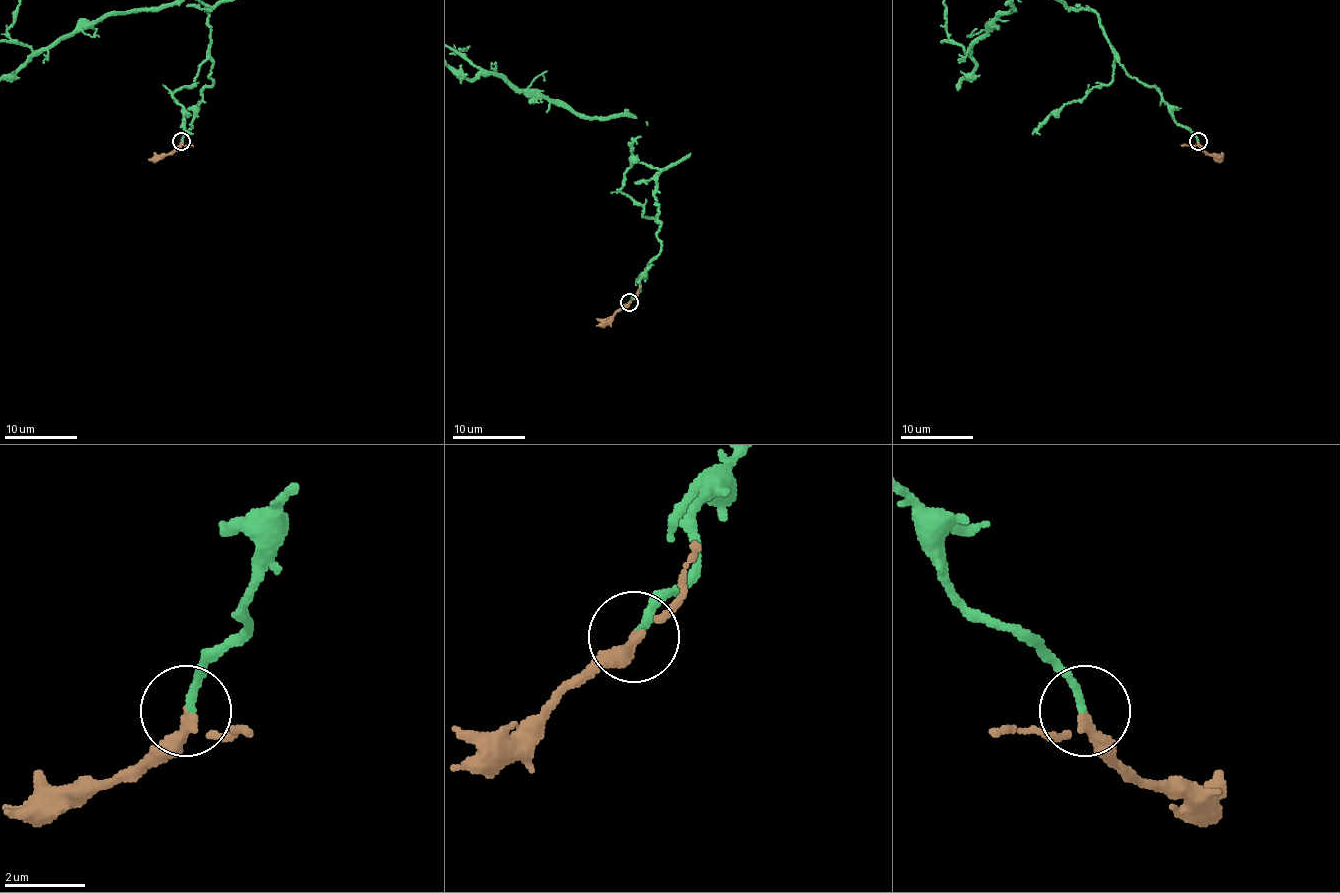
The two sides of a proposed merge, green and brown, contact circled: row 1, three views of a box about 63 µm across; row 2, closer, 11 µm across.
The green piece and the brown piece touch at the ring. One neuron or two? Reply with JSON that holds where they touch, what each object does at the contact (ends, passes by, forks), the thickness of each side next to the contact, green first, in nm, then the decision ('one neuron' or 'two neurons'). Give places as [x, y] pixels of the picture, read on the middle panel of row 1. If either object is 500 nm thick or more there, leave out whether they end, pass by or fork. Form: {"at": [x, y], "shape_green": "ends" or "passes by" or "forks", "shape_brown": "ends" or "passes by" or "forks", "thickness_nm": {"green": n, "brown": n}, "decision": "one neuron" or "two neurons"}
{"at": [629, 302], "shape_green": "ends", "shape_brown": "passes by", "thickness_nm": {"green": 180, "brown": 200}, "decision": "one neuron"}

